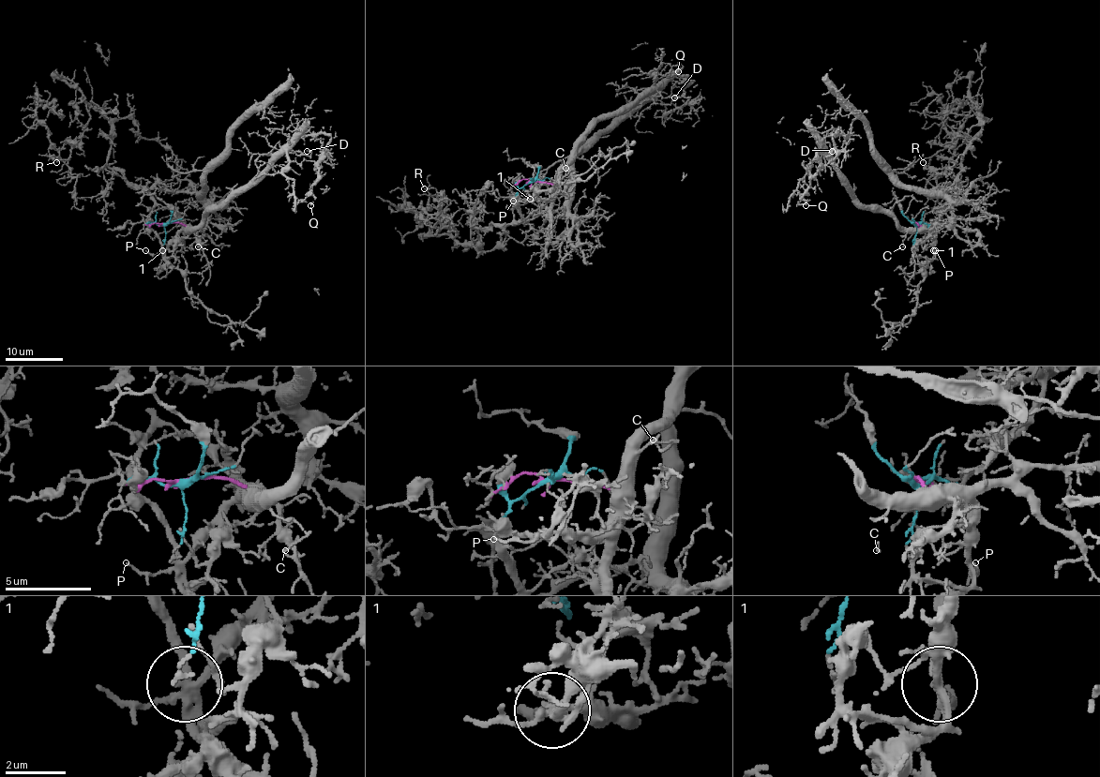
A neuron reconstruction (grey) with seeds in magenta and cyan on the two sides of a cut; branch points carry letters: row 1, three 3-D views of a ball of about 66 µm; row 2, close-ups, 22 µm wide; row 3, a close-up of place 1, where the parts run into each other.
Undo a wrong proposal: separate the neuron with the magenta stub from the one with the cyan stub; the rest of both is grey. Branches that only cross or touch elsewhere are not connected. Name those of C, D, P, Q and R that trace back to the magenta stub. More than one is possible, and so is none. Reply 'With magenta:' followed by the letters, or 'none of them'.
With magenta: C, D, Q

